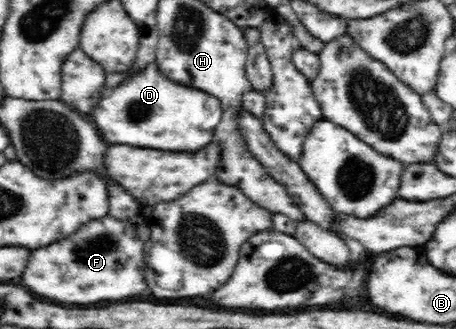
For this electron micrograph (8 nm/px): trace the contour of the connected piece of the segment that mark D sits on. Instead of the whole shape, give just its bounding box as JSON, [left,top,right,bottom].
[93,63,222,154]

